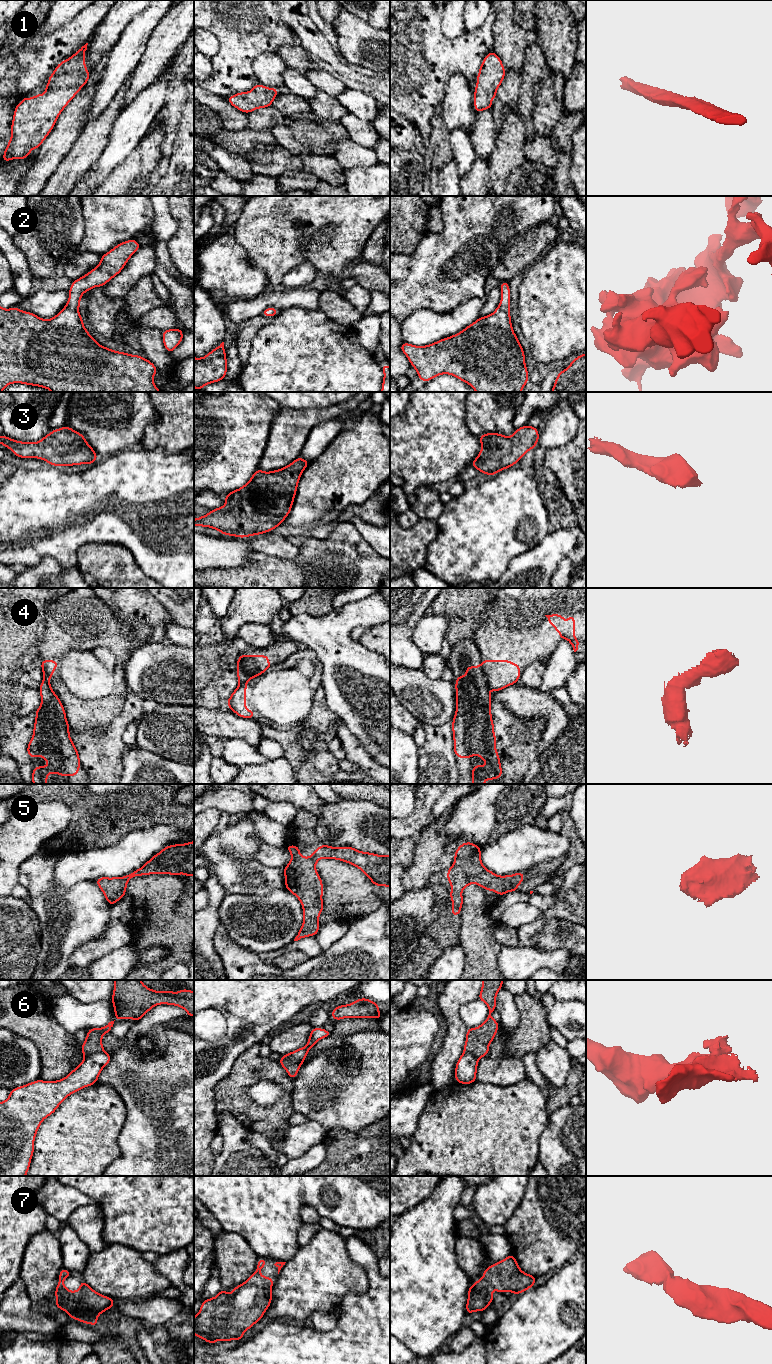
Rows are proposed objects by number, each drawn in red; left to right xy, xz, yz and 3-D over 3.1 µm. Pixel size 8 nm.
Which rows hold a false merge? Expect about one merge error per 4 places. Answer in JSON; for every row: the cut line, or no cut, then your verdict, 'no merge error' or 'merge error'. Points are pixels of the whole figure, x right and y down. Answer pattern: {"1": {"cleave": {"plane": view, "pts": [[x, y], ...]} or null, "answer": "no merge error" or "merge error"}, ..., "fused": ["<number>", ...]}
{"1": {"cleave": null, "answer": "no merge error"}, "2": {"cleave": null, "answer": "no merge error"}, "3": {"cleave": null, "answer": "no merge error"}, "4": {"cleave": {"plane": "yz", "pts": [[481, 665], [488, 687]]}, "answer": "merge error"}, "5": {"cleave": null, "answer": "no merge error"}, "6": {"cleave": {"plane": "xy", "pts": [[103, 1050], [84, 1057]]}, "answer": "merge error"}, "7": {"cleave": null, "answer": "no merge error"}, "fused": ["4", "6"]}

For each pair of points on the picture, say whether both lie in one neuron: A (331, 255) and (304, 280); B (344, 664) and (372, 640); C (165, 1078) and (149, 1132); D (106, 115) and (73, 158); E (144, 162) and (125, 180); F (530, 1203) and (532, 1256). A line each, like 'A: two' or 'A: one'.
A: two
B: two
C: one
D: one
E: one
F: one

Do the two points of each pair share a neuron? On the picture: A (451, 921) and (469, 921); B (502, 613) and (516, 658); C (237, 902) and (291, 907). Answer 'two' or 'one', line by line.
A: two
B: one
C: one

